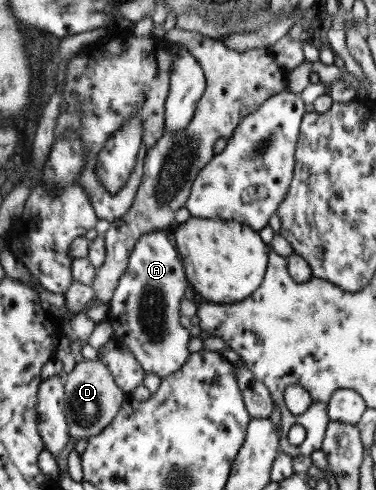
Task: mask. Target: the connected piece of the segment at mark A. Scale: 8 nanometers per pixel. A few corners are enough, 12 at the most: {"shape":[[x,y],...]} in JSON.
{"shape":[[163,231],[135,242],[108,301],[117,347],[175,373],[187,281]]}

